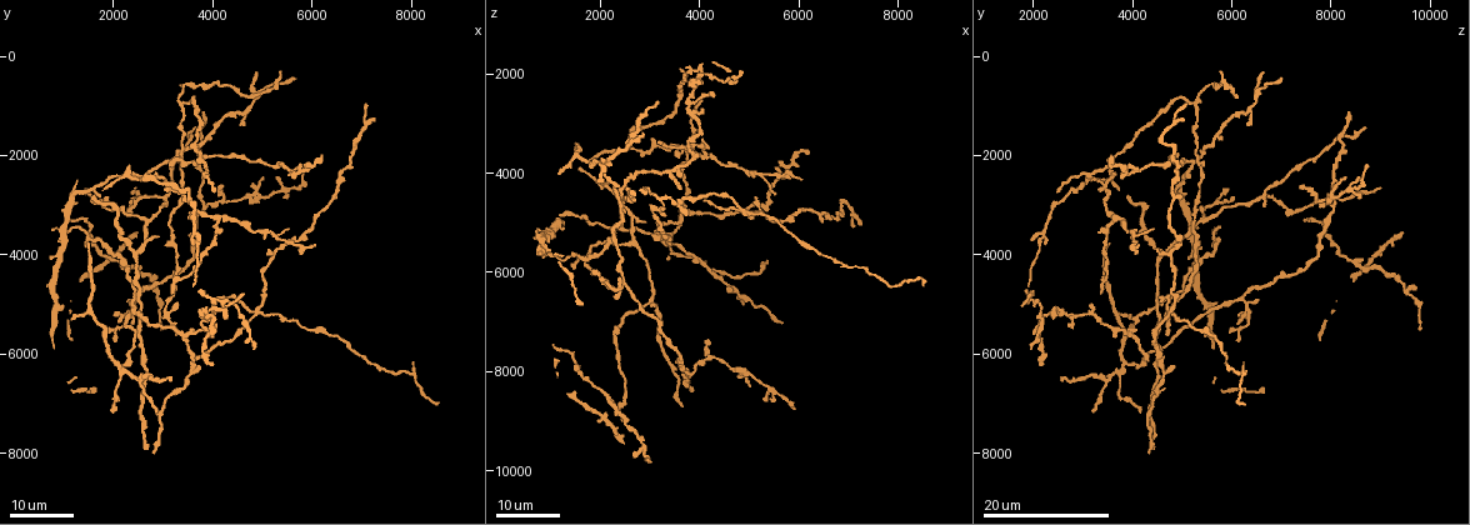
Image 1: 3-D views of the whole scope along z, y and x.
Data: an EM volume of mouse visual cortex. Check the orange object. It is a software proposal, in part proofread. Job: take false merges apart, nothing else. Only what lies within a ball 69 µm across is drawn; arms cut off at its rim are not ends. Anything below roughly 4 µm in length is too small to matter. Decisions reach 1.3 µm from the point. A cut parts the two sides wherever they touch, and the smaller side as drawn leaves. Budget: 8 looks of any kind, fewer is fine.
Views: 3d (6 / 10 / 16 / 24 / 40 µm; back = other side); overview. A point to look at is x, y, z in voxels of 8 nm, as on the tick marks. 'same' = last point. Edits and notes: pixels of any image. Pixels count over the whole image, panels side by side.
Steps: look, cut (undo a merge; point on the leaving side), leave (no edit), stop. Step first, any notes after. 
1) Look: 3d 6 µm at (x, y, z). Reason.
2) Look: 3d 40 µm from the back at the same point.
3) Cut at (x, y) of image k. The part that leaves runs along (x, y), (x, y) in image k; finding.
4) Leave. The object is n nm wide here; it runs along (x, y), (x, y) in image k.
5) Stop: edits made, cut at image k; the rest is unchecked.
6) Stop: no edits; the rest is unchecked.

Look: 3d 24 µm at (2500, 4850, 6250). Four arms meet.

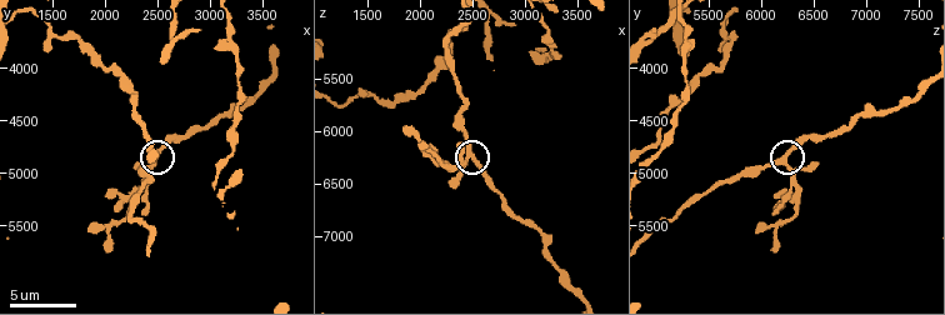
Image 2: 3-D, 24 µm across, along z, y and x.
Look: 3d 6 µm at (2460, 4920, 6220). Zoom in.

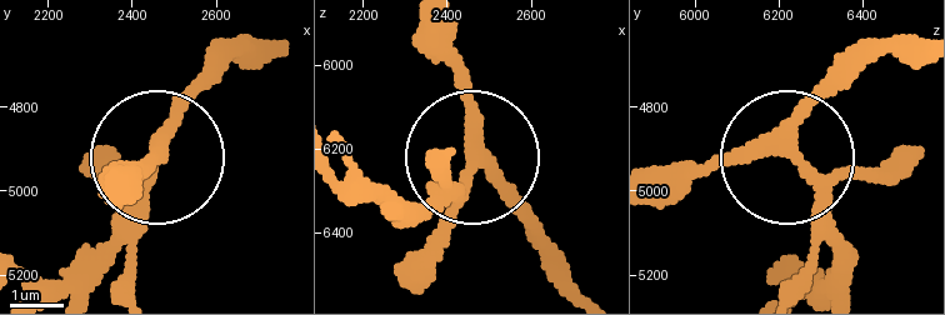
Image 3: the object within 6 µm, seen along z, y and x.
Look: 3d 6 µm from the back at (2455, 4915, 6230). Other side.

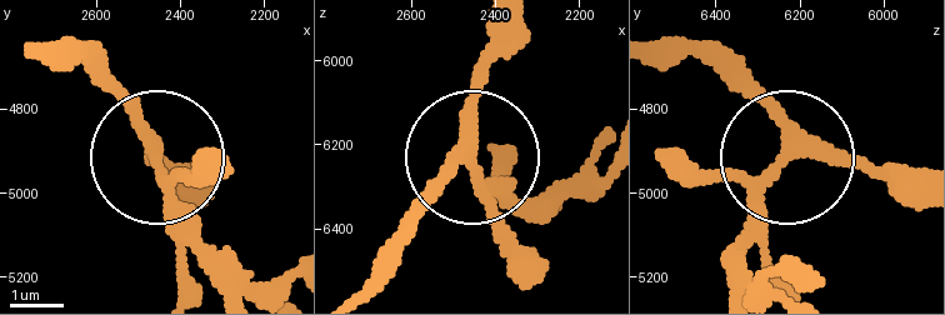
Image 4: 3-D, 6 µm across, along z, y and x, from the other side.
Leave. It runs along (363, 291), (390, 238), (470, 158), (534, 220) in image 4; one neuron here.

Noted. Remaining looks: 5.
Look: 3d 16 µm at (3900, 3000, 8050). A fork.

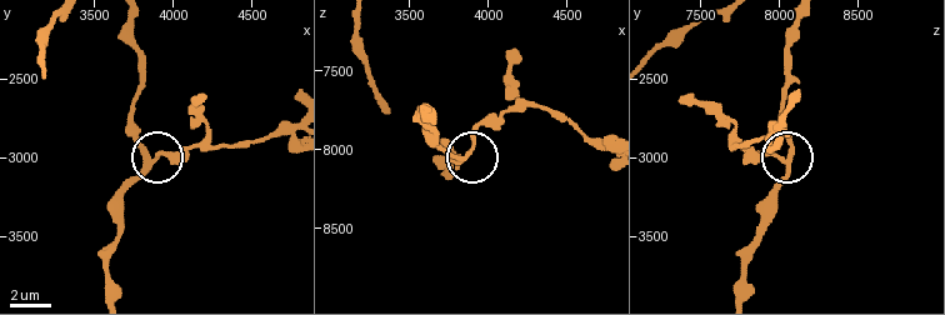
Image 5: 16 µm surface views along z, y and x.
Look: 3d 10 µm at (3900, 3020, 8020). Zoom in.

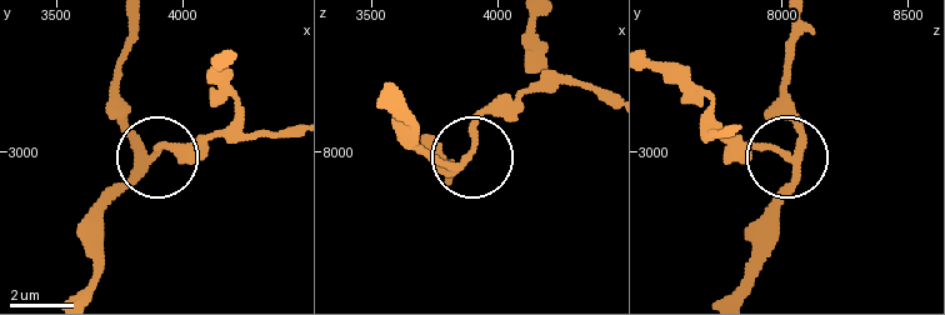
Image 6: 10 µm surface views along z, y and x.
Leave. It runs along (795, 24), (788, 64), (795, 145), (725, 150) in image 6; continuous, no second neuron.

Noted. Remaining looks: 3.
Look: 3d 24 µm at (5200, 3600, 4050). Thick turns thin.

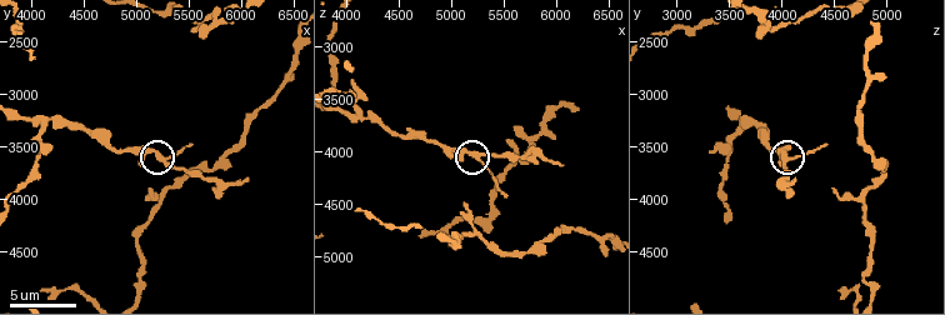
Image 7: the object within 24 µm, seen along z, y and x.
Look: 3d 6 µm at (5220, 3600, 4020).

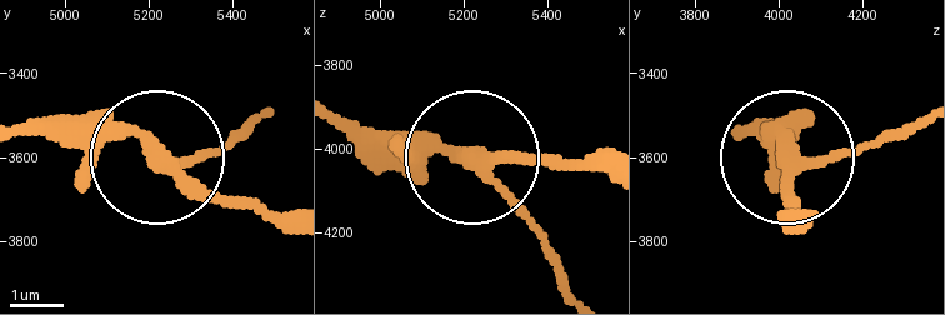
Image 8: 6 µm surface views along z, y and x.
Leave. 3 arms meet here; it runs along (346, 123), (428, 131), (481, 158), (584, 158) in image 8; all the same neuron.

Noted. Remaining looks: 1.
Look: 3d 16 µm at (4120, 3240, 3640). Three-way junction.

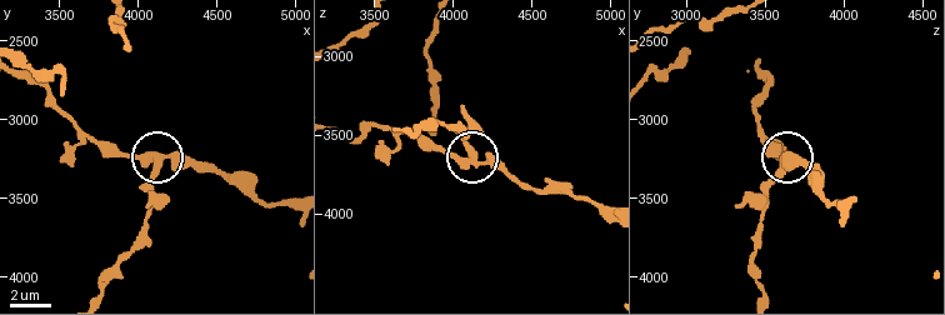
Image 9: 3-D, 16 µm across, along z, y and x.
Leave. One neuron here.

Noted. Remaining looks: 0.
Stop: no edits; the rest is unchecked.

